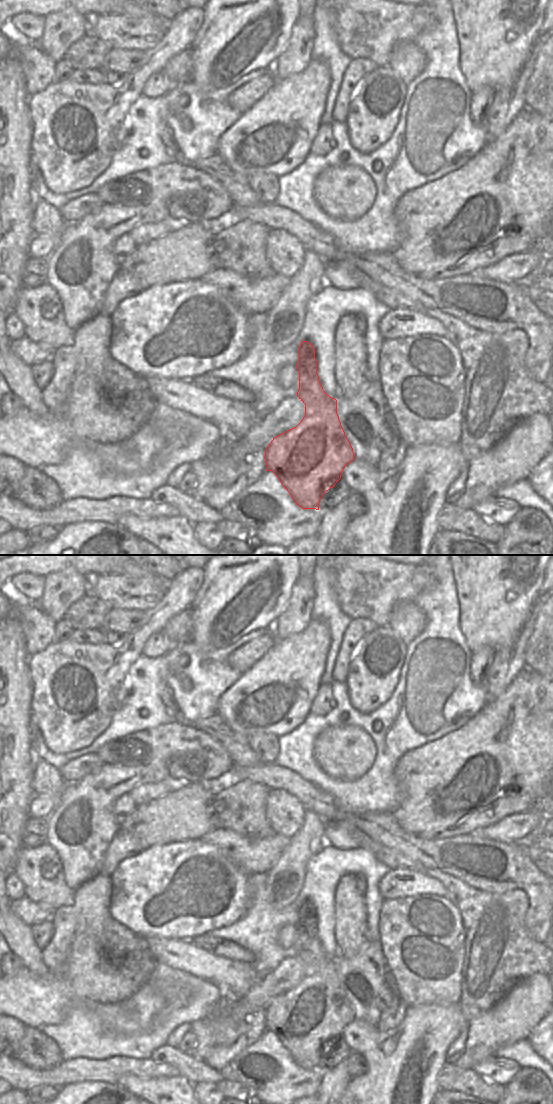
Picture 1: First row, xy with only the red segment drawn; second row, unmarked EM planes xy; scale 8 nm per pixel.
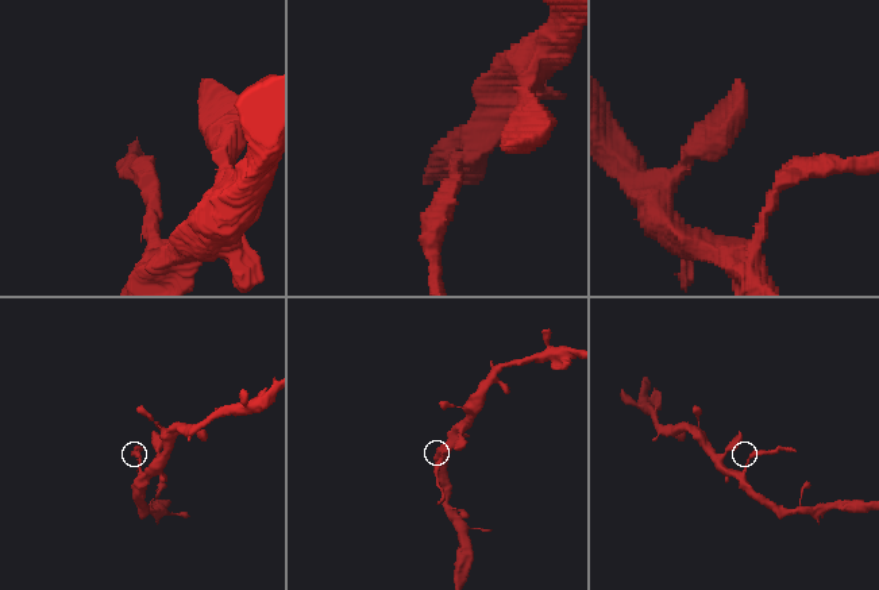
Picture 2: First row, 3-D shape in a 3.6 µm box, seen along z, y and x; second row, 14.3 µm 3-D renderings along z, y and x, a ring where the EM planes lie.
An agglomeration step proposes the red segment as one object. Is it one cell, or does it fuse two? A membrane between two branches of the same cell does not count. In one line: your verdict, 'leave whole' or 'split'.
split

